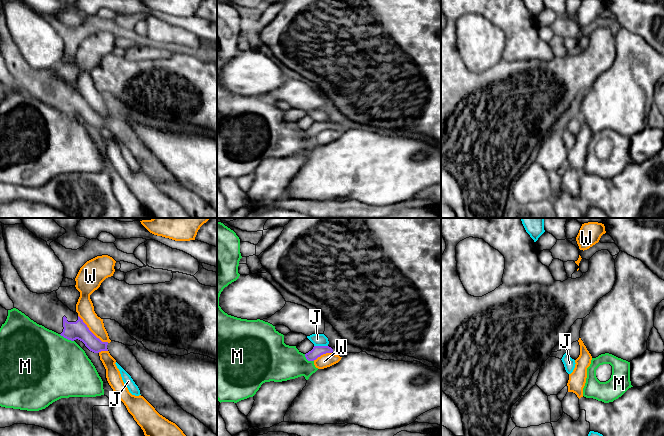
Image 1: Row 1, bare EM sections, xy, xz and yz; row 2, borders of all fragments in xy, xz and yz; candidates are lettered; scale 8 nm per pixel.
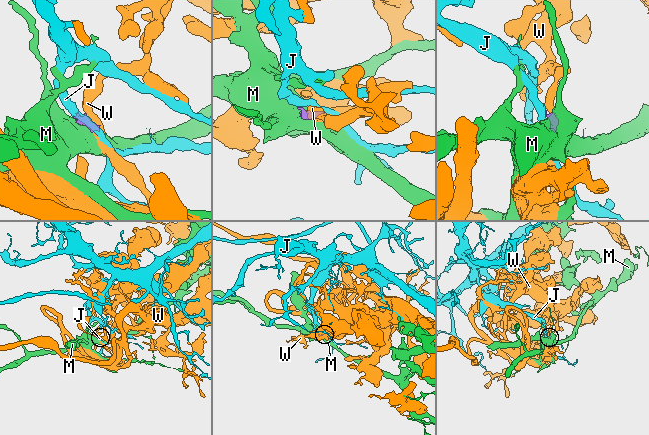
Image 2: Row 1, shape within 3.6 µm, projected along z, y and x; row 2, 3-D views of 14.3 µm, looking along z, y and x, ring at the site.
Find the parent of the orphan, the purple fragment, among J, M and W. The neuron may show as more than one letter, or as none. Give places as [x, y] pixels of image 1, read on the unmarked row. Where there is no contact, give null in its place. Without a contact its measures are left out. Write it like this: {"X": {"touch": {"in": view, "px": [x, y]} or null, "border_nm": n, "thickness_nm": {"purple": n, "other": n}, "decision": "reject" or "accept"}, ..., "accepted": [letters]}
{"J": {"touch": {"in": "xz", "px": [321, 122]}, "border_nm": 110, "thickness_nm": {"purple": 90, "other": 100}, "decision": "reject"}, "M": {"touch": {"in": "xy", "px": [66, 114]}, "border_nm": 130, "thickness_nm": {"purple": 140, "other": 500}, "decision": "reject"}, "W": {"touch": {"in": "xy", "px": [91, 108]}, "border_nm": 340, "thickness_nm": {"purple": 140, "other": 140}, "decision": "reject"}, "accepted": []}

